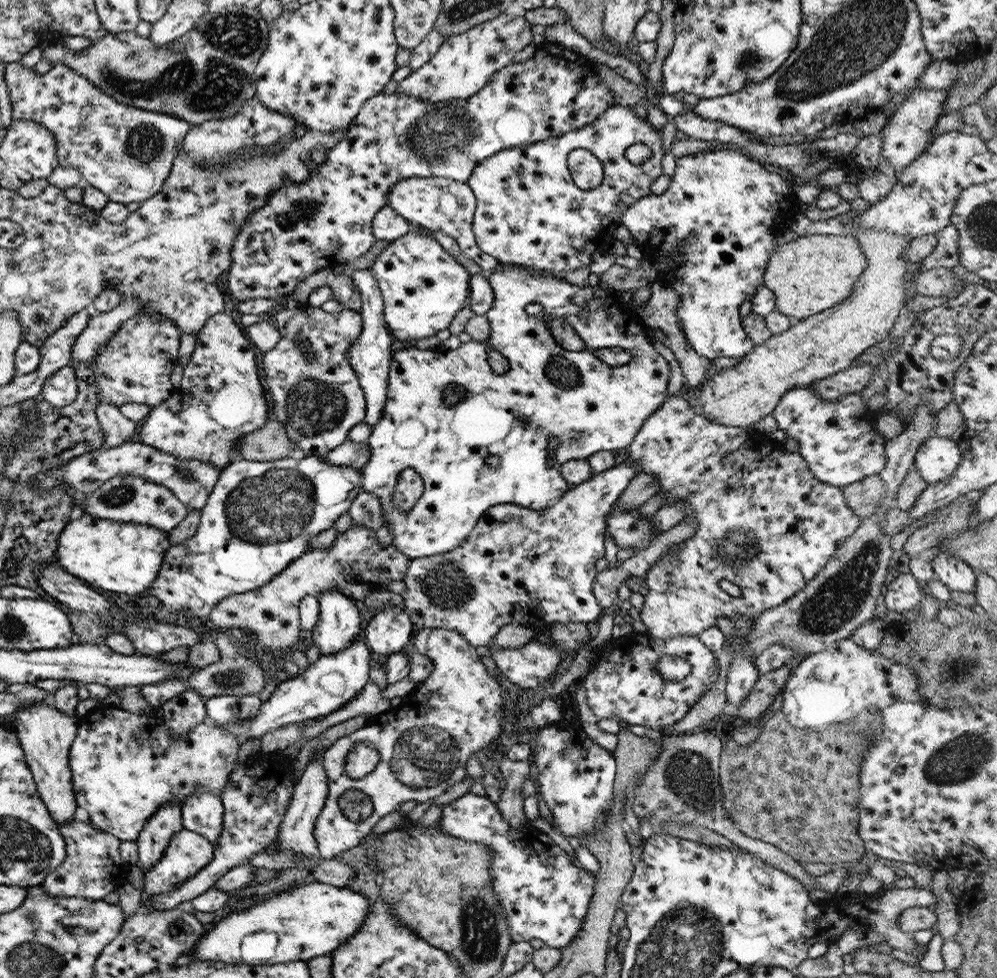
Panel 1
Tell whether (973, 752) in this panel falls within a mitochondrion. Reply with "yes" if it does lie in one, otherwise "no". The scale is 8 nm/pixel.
yes

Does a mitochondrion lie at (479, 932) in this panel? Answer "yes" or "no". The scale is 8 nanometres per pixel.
yes

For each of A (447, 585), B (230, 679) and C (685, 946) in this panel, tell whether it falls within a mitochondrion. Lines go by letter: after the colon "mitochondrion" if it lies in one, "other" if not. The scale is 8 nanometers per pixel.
A: mitochondrion
B: mitochondrion
C: mitochondrion

